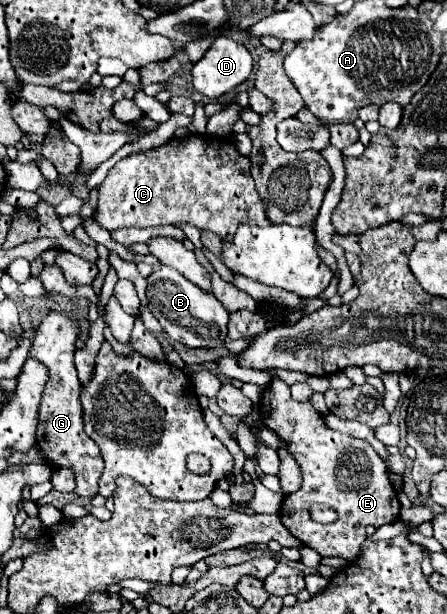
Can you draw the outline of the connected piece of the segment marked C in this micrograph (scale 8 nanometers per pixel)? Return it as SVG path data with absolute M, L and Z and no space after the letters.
M189 134L163 146L131 154L119 160L99 186L95 220L101 228L147 228L187 222L199 230L211 230L223 240L233 240L241 224L271 226L263 200L249 172L251 162L239 154L231 138Z

